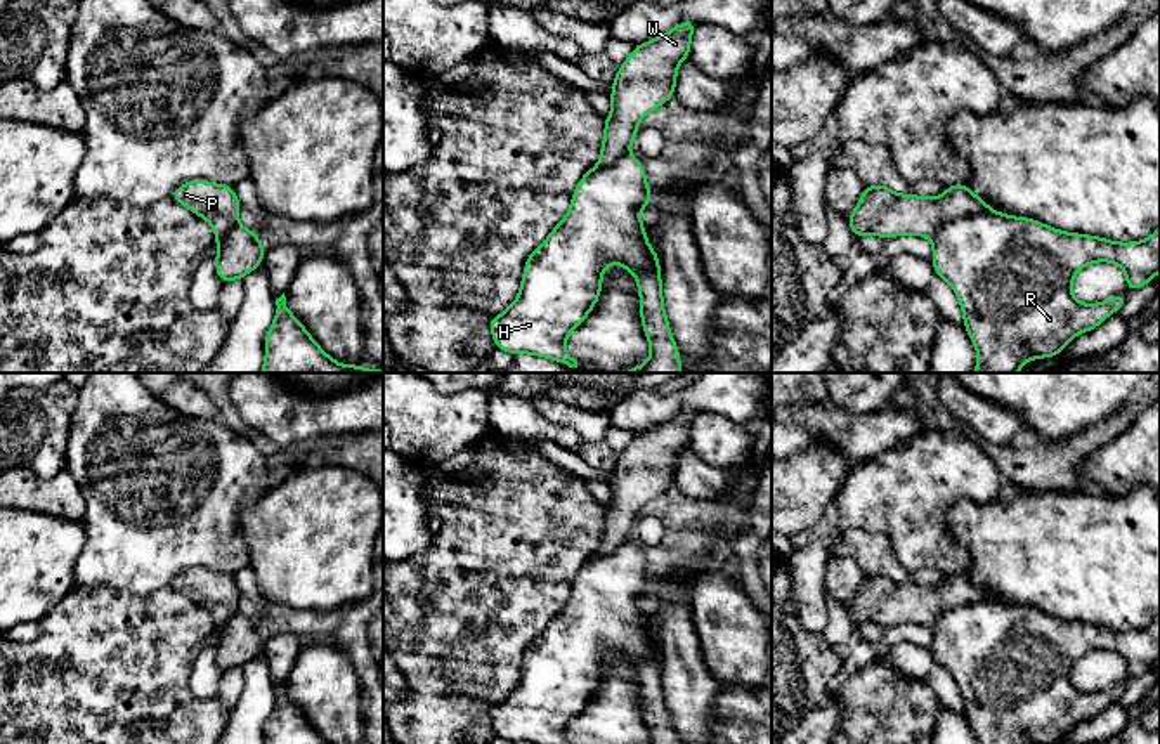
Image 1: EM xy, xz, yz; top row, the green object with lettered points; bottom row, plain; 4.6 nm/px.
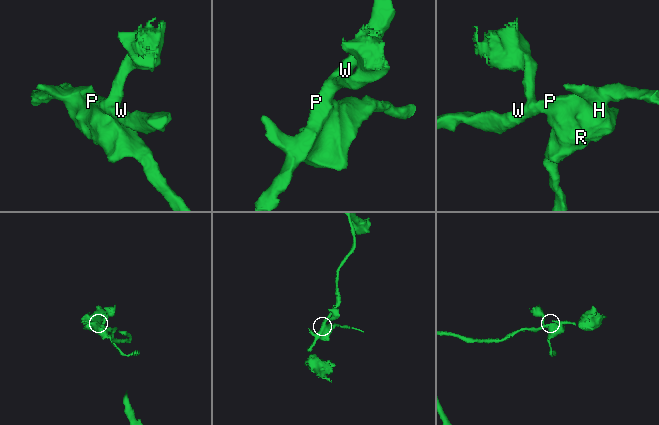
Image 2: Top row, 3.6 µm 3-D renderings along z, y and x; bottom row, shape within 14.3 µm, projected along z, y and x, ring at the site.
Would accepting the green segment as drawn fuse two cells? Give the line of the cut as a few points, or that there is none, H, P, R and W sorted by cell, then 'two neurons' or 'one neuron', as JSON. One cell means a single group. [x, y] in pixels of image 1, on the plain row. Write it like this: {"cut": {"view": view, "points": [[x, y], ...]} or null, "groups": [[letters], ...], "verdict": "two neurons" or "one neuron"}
{"cut": {"view": "yz", "points": [[989, 597], [951, 607], [933, 628]]}, "groups": [["H", "R"], ["P", "W"]], "verdict": "two neurons"}

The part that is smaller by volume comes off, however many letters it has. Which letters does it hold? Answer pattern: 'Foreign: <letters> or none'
Foreign: H, R

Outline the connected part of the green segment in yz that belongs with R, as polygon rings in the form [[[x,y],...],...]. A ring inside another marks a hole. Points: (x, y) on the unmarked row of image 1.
[[[987,598],[948,609],[933,628],[931,652],[936,664],[954,676],[978,744],[1058,744],[1075,723],[1118,701],[1129,678],[1153,669],[1160,659],[1160,616],[1144,630],[1115,631]],[[1094,650],[1118,652],[1125,659],[1127,678],[1085,694],[1073,685],[1072,669]]]

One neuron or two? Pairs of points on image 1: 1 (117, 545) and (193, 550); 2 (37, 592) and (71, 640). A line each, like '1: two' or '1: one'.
1: one
2: two

